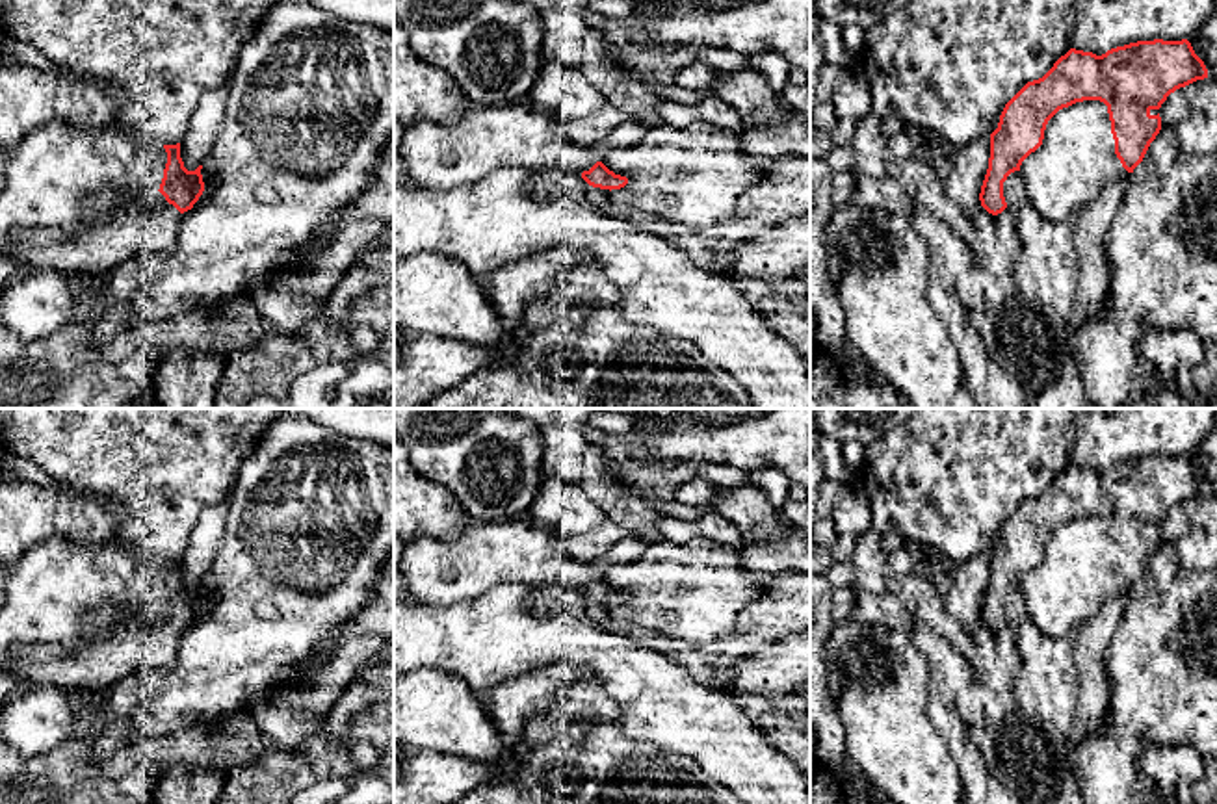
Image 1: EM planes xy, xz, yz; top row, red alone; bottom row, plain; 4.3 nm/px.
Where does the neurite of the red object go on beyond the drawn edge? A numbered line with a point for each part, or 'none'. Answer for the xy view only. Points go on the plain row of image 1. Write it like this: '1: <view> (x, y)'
1: xy (56, 583)

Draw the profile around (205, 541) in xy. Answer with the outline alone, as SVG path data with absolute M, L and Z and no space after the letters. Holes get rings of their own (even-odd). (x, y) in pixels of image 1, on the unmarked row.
M230 496L216 507L206 509L197 520L190 548L180 557L180 574L188 587L195 587L210 572L225 533Z

